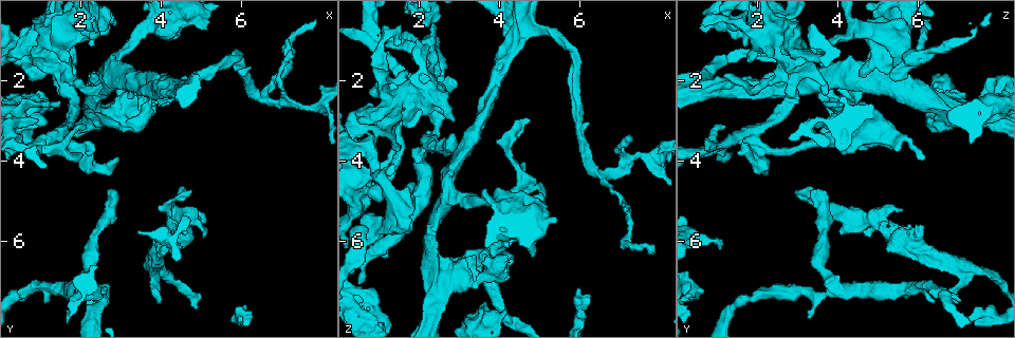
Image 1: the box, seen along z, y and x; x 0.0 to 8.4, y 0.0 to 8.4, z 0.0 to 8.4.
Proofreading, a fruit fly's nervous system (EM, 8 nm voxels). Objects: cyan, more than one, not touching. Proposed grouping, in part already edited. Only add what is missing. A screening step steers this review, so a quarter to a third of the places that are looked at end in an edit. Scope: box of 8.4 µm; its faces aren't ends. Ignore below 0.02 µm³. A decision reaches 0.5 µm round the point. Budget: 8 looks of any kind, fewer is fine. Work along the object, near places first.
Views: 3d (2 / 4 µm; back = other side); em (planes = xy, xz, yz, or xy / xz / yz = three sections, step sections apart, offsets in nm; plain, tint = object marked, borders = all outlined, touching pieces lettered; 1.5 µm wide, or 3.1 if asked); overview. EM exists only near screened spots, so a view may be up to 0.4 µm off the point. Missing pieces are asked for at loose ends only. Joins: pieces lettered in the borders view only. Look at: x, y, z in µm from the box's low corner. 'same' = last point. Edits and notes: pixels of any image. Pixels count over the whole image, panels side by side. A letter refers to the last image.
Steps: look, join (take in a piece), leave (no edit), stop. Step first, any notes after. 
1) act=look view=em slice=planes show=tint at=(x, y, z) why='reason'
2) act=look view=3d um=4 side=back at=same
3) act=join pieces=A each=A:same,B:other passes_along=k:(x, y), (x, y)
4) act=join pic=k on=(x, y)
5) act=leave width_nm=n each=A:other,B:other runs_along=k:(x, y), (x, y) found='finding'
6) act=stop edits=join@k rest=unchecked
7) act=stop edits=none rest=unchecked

act=look view=em slice=yz step=8 show=tint at=(3.95, 7.45, 7.05)

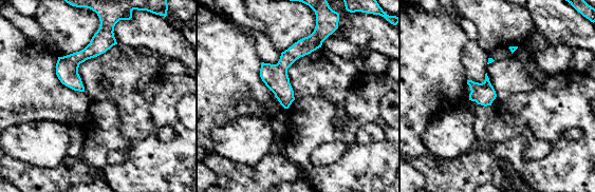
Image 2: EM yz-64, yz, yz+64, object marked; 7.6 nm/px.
act=look view=em slice=planes show=borders at=same

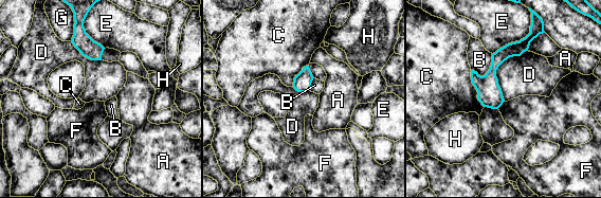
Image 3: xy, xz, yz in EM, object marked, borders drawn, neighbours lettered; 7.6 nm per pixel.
act=leave width_nm=130 longest_contact=E:360nm each=A:other,B:other,C:other,D:other,E:other,F:other,G:other,H:other found='no lettered piece goes on from it'

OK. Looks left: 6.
act=look view=em slice=planes show=plain at=(2.80, 4.85, 3.35) why='free end'

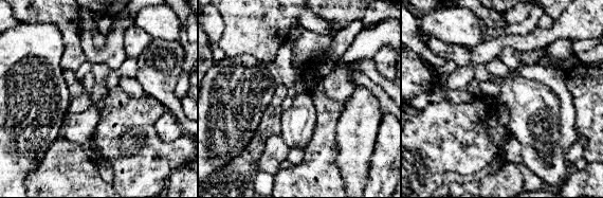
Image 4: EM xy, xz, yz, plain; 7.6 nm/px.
act=look view=em slice=planes show=tint at=same

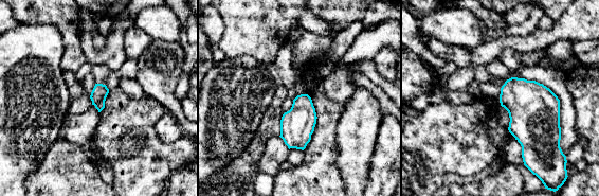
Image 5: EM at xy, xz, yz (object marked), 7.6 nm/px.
act=look view=em slice=planes show=borders at=same

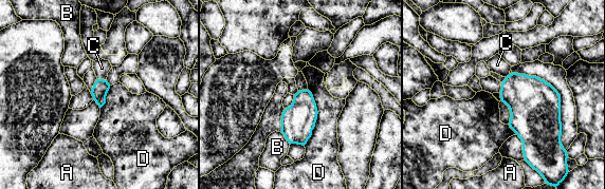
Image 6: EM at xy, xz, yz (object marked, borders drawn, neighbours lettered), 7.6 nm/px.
act=join pieces=C each=A:other,B:other,C:same,D:other found='it goes on there'

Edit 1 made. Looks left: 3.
act=look view=overview

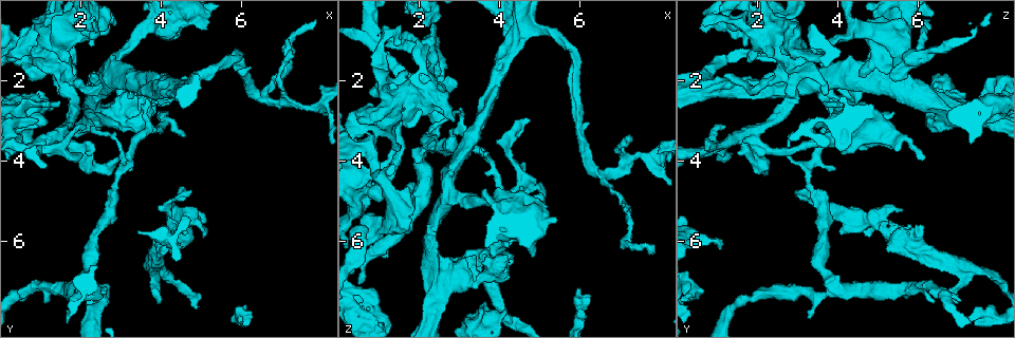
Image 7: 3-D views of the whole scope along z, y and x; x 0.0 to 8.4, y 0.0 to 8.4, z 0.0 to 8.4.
act=look view=3d um=2 side=back at=(4.60, 3.40, 4.65) why='thin end'

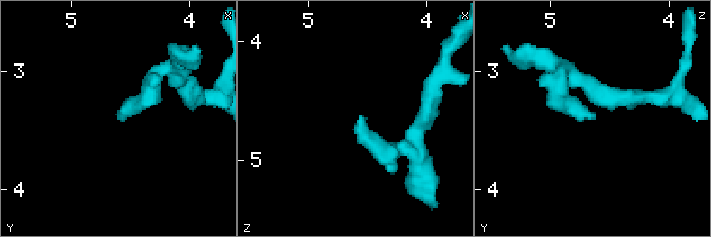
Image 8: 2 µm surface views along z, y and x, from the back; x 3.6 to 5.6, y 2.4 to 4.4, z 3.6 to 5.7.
act=look view=em slice=planes show=borders at=(4.58, 3.38, 4.64) why='shape alone is not enough'

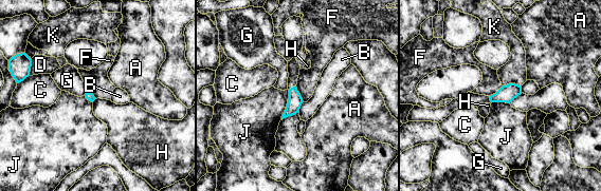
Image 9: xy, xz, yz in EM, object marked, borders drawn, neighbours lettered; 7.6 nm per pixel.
act=leave each=A:other,B:other,C:other,D:other,F:other,G:other,H:other,J:other,K:other border=9:(295, 87), (304, 101) found='none of them fits'

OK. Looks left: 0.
act=stop edits=join@6 rest=unchecked

